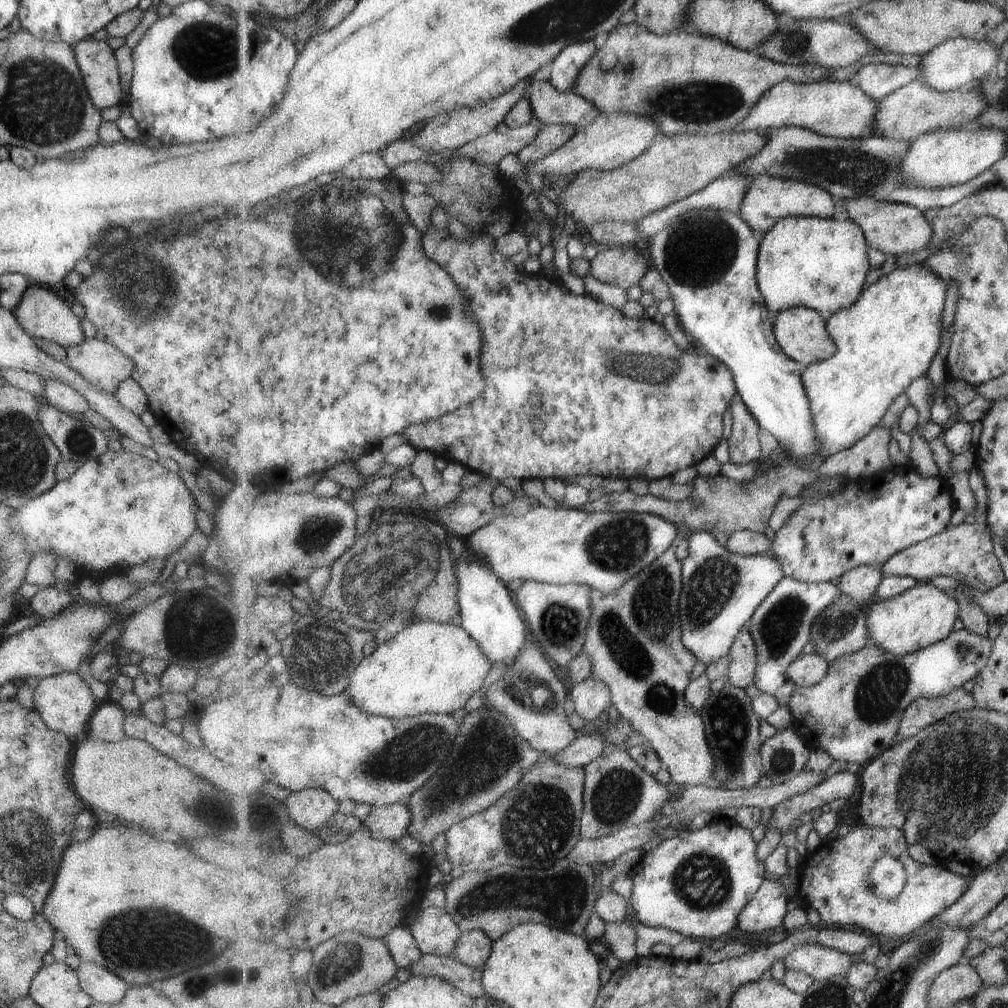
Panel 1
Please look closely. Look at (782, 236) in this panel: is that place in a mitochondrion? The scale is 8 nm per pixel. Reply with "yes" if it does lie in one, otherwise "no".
no

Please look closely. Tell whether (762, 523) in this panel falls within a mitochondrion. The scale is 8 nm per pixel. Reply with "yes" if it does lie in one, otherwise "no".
no

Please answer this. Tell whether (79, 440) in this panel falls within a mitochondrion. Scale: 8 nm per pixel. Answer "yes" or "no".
yes

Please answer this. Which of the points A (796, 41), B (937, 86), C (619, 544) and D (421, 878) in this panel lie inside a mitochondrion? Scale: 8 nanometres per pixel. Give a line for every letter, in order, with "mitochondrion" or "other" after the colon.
A: mitochondrion
B: other
C: mitochondrion
D: other

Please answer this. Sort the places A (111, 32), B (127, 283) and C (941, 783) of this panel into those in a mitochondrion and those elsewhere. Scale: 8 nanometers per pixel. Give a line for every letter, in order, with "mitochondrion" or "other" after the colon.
A: other
B: mitochondrion
C: mitochondrion

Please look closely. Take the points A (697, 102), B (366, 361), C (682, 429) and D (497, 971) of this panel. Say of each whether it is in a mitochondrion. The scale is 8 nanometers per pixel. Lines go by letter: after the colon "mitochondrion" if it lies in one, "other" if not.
A: mitochondrion
B: other
C: other
D: other

